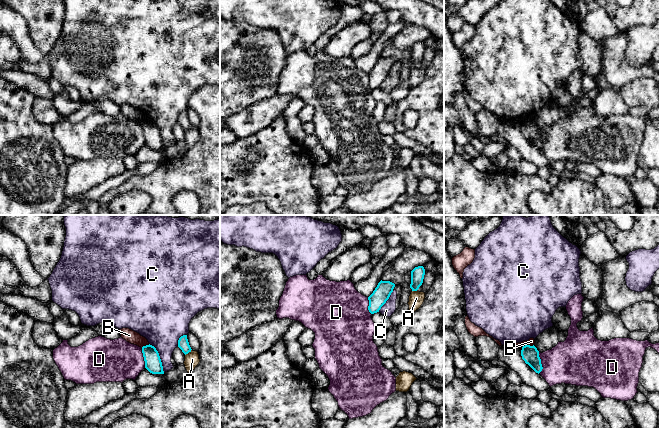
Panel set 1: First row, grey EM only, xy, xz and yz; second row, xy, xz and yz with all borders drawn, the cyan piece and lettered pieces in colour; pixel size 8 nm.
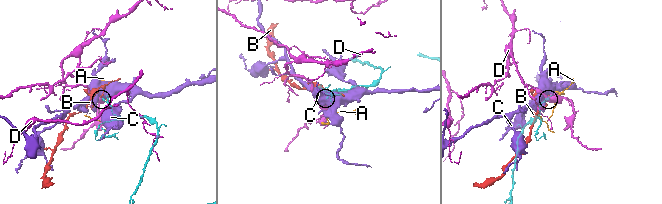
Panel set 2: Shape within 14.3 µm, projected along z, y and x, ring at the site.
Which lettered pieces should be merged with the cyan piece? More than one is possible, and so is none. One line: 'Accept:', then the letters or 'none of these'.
Accept: none of these

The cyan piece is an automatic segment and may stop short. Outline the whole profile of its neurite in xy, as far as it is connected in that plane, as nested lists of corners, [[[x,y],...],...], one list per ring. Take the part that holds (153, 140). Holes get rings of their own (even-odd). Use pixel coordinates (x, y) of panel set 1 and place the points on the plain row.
[[[152,121],[142,123],[145,144],[152,150],[164,150],[162,138],[158,127]]]

